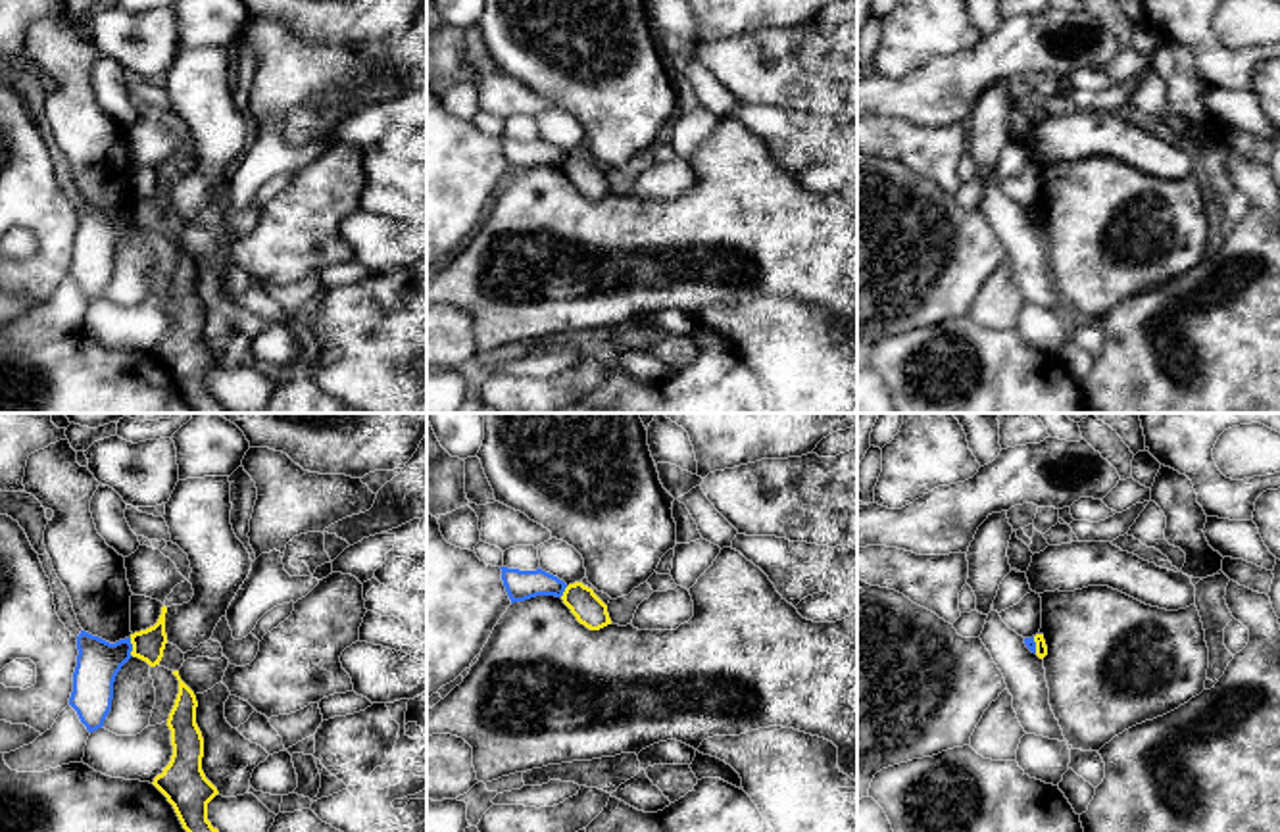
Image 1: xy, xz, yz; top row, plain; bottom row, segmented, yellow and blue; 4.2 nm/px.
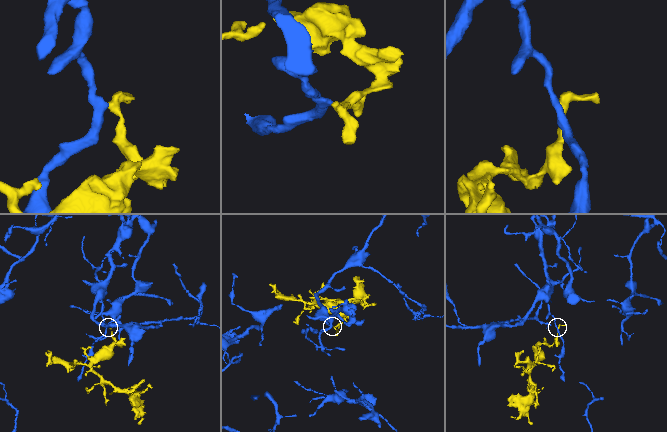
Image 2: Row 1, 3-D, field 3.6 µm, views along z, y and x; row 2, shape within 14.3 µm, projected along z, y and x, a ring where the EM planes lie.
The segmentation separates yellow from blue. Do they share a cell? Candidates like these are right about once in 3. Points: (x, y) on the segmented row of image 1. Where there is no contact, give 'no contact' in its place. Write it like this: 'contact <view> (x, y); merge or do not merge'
contact xy (133, 648); do not merge

